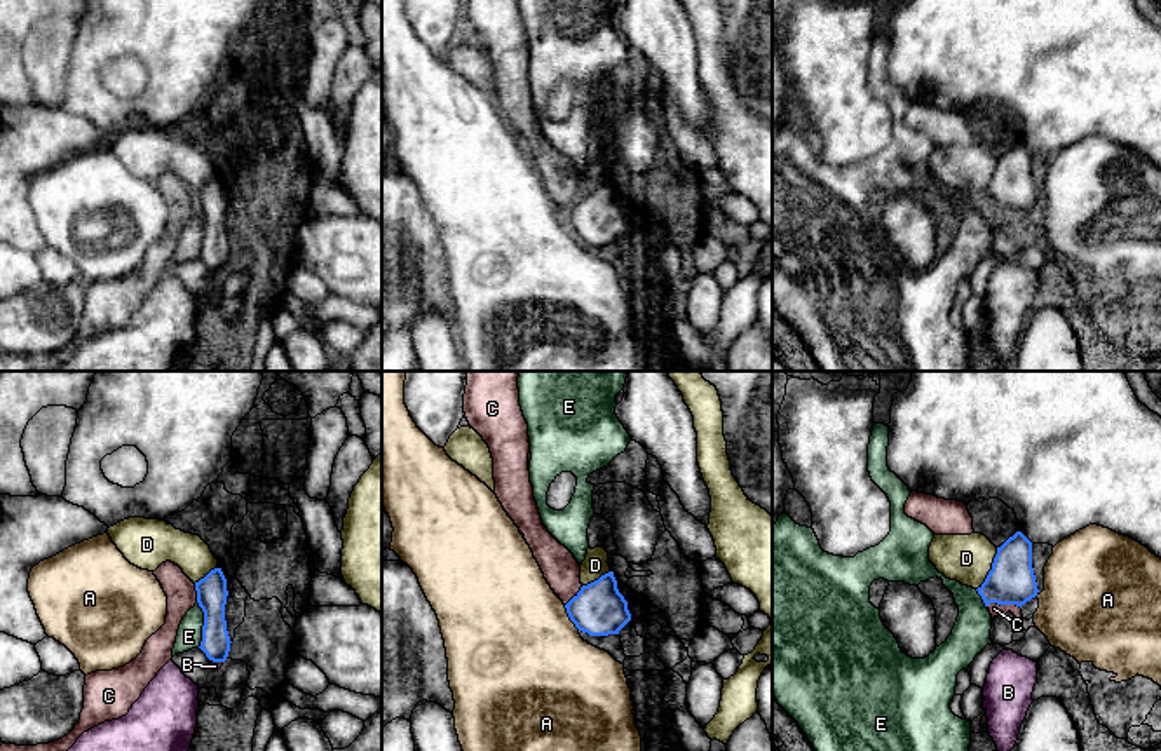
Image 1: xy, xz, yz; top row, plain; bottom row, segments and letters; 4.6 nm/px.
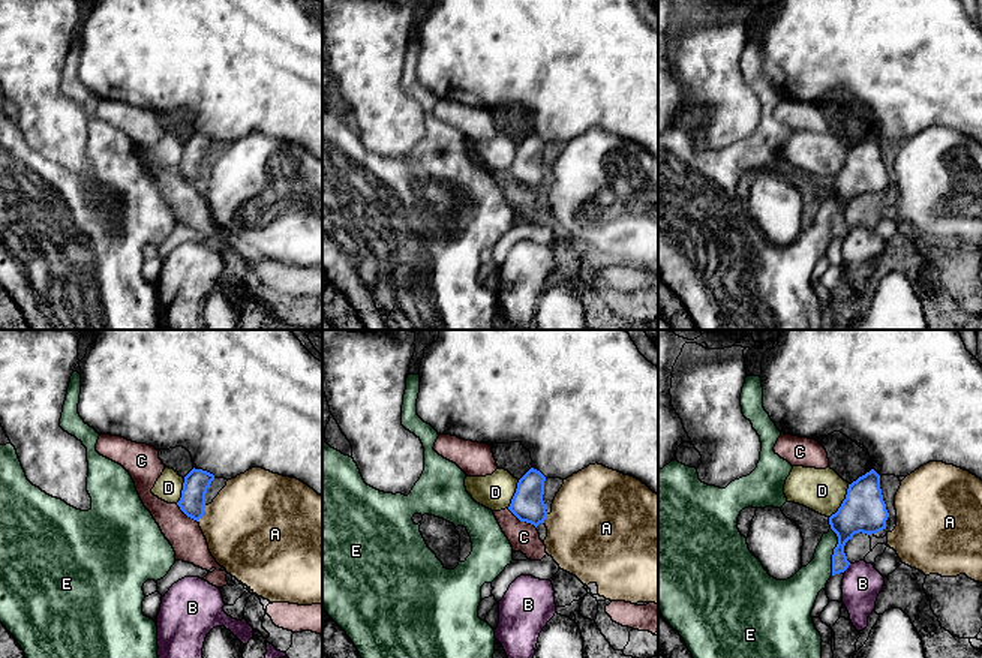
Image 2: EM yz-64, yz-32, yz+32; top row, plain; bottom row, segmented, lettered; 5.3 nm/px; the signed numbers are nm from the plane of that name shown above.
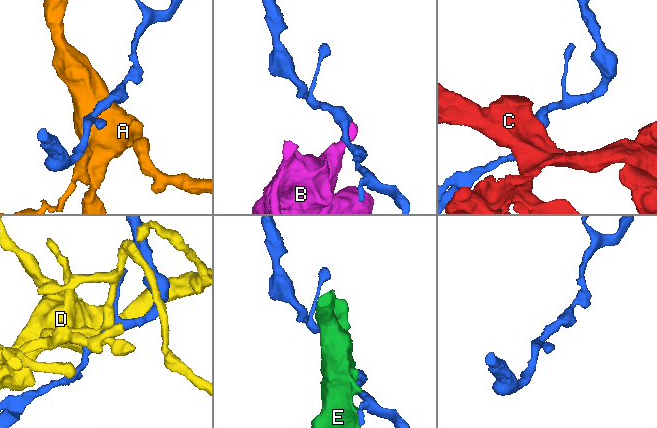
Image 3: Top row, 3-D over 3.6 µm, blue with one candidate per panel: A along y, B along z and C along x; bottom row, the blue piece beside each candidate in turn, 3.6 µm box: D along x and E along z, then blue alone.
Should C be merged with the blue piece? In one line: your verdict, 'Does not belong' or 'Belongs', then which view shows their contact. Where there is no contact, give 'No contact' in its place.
Does not belong. Touches blue in yz

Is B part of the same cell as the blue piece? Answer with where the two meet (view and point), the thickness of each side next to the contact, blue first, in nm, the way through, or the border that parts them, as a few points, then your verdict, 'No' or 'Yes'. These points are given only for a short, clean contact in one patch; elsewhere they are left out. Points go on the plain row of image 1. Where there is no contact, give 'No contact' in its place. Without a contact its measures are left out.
Touches blue at xy (217, 270). Thickness 130 nm (blue) against 40 nm. Boundary: xy (211, 269), (222, 272). No

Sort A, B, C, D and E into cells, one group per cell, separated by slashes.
A / B / C / D / E

